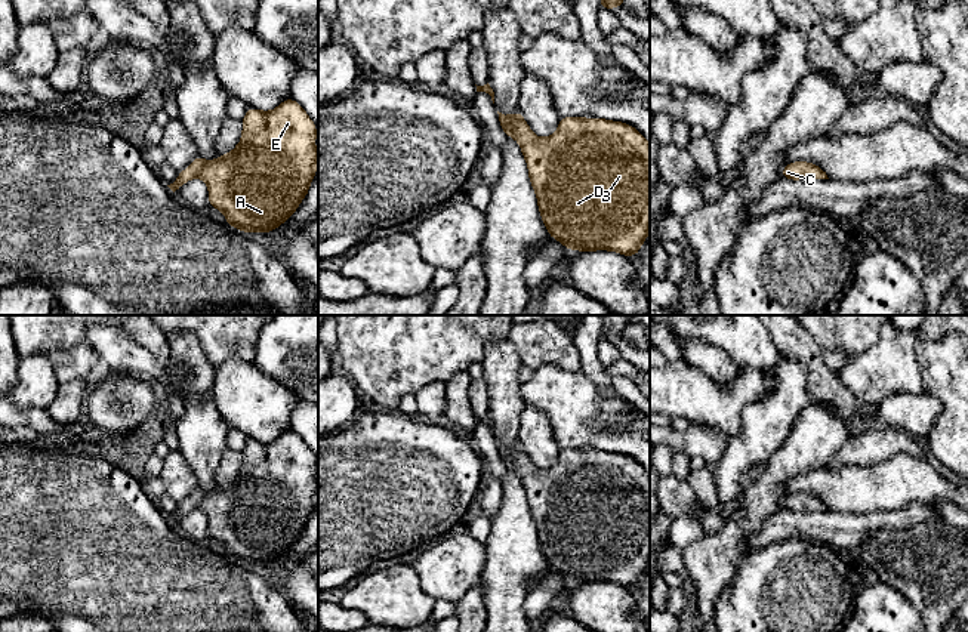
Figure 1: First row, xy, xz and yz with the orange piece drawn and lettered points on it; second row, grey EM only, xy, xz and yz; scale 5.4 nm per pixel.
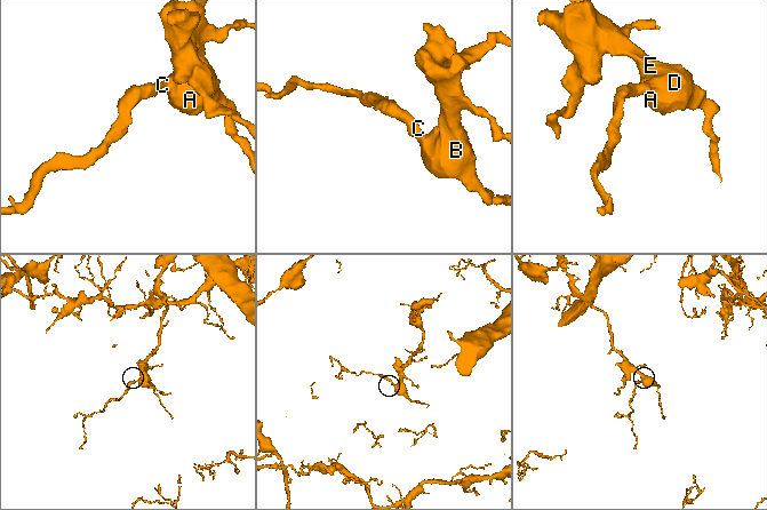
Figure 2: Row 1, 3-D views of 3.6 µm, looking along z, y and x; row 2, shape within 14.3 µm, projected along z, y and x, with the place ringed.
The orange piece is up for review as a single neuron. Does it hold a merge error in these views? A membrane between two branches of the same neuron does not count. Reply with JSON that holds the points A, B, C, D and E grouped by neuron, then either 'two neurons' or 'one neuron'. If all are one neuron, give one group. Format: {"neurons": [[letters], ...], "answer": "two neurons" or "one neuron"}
{"neurons": [["A", "B", "C", "D", "E"]], "answer": "one neuron"}

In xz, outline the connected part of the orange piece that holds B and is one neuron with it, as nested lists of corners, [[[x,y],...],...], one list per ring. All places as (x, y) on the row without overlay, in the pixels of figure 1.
[[[520,441],[512,447],[499,444],[505,468],[512,468],[528,497],[528,511],[536,522],[542,552],[552,570],[567,582],[610,582],[628,589],[641,582],[650,564],[650,475],[632,457],[605,450],[561,448],[557,463],[537,469]]]

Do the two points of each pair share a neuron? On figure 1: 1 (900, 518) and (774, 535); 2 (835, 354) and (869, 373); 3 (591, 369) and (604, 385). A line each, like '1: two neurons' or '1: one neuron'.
1: one neuron
2: two neurons
3: one neuron

